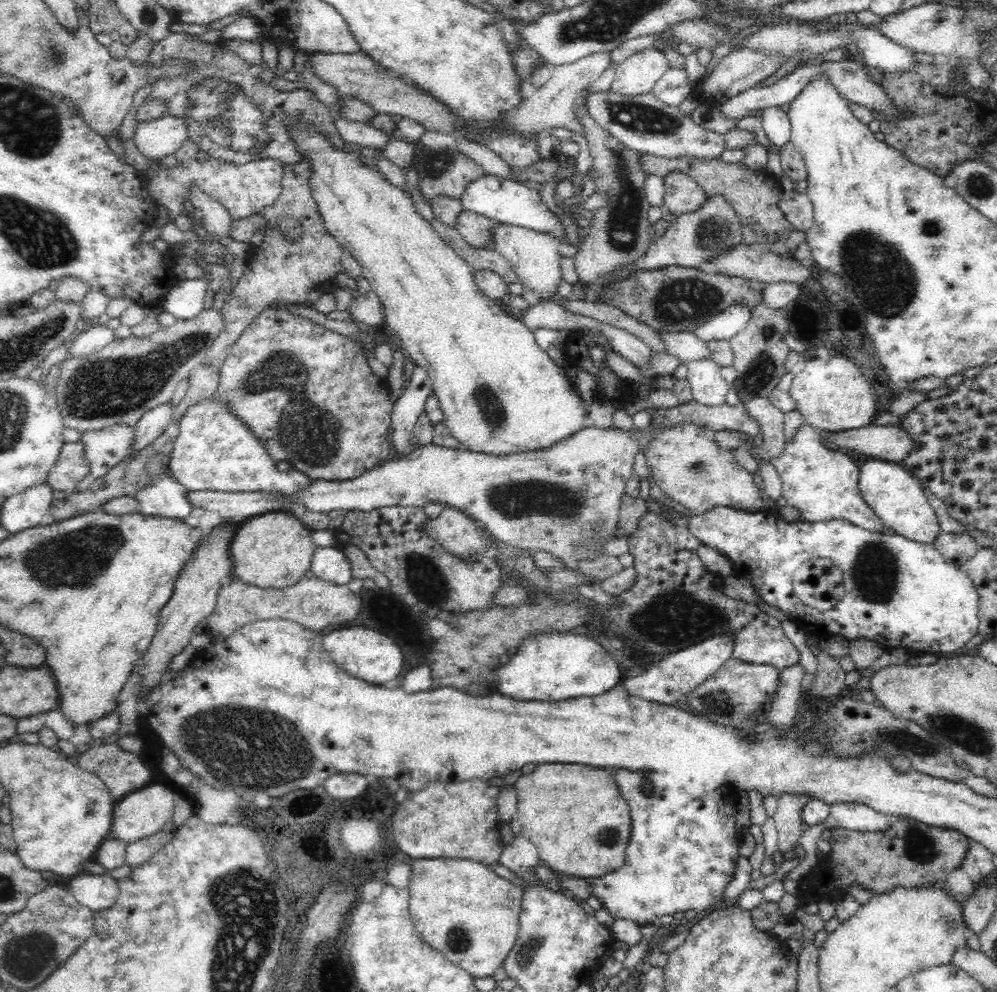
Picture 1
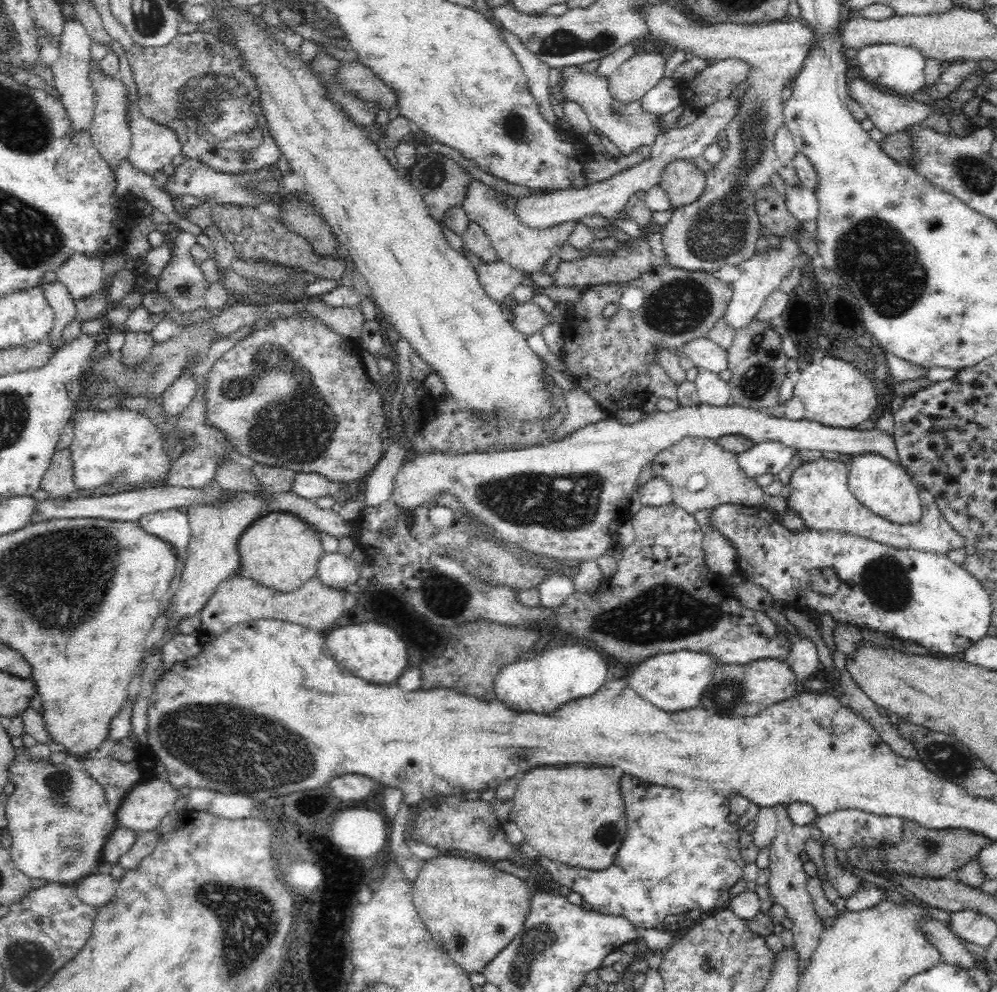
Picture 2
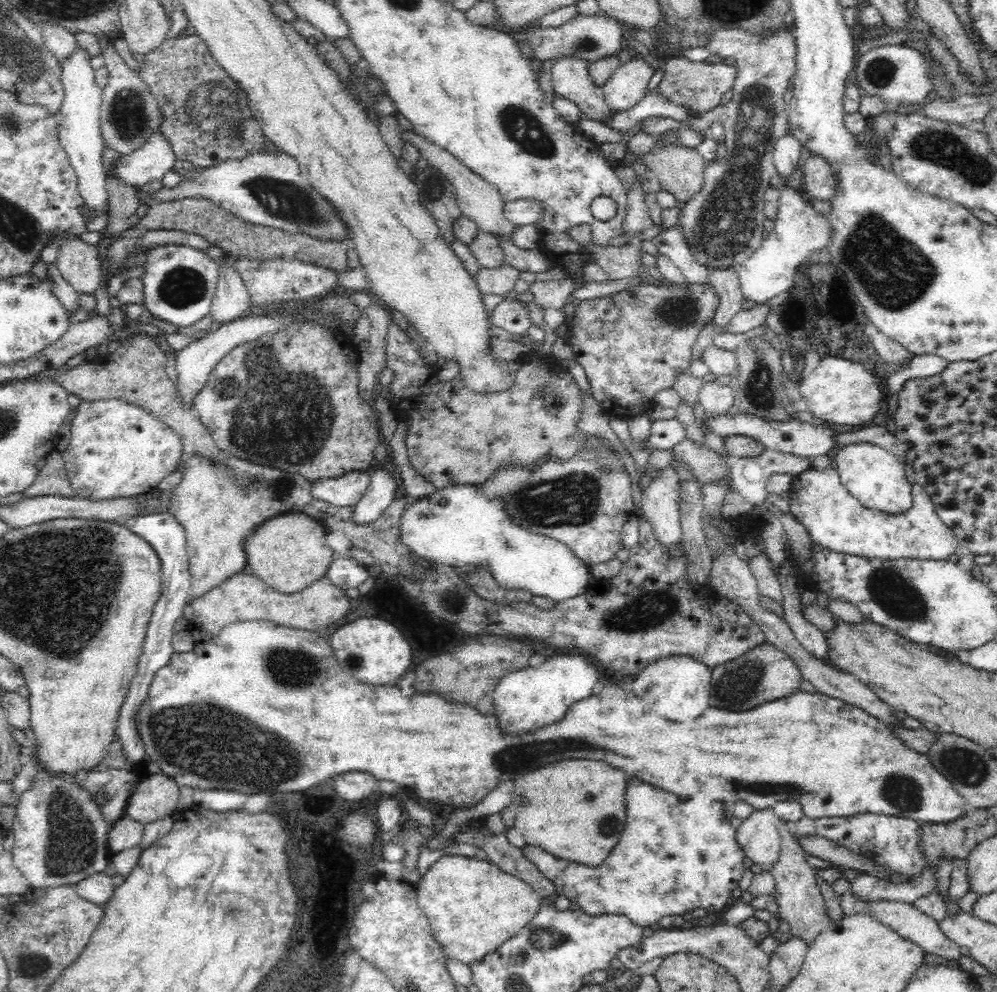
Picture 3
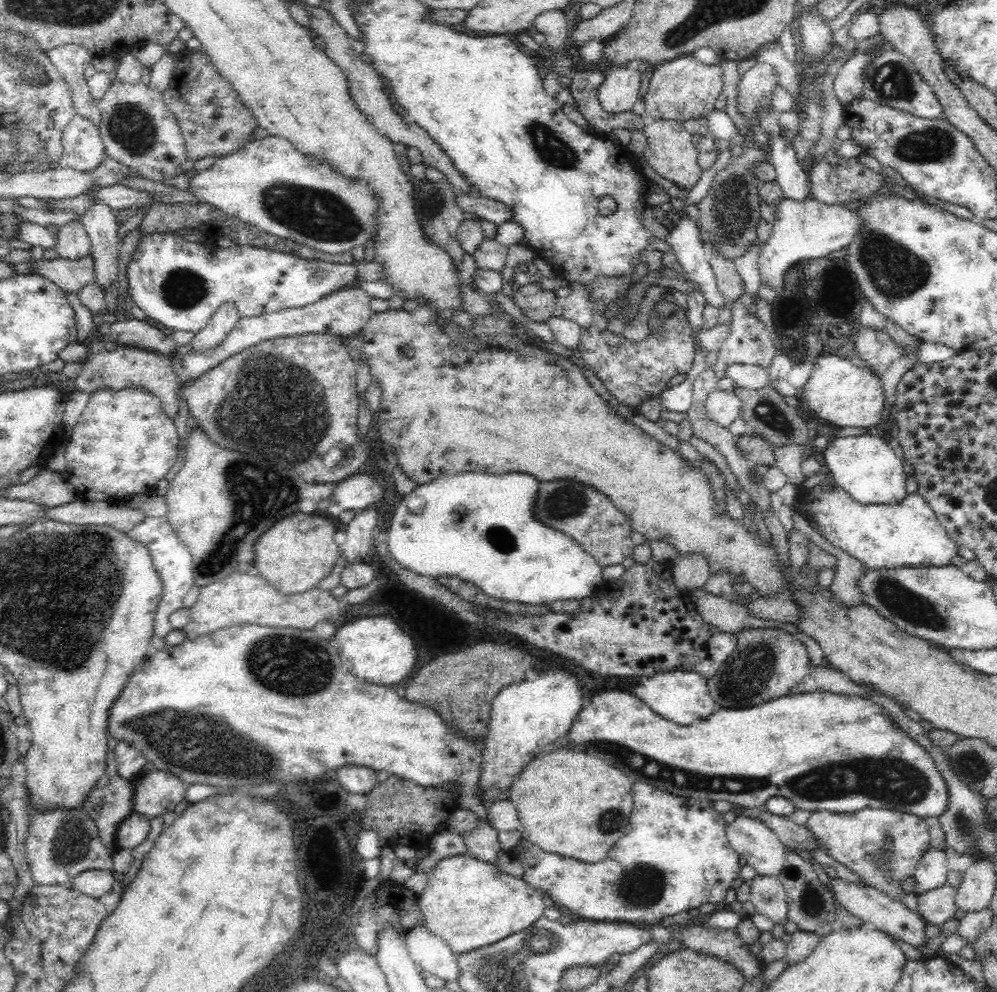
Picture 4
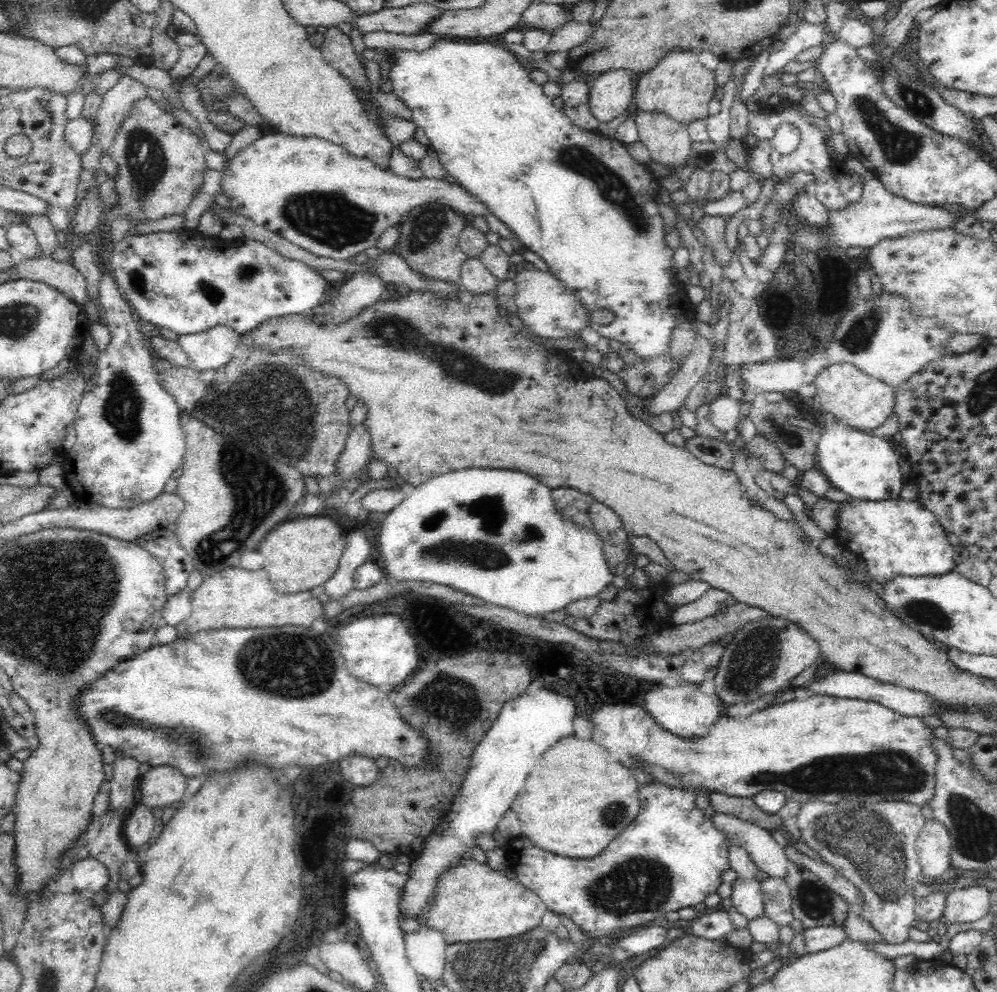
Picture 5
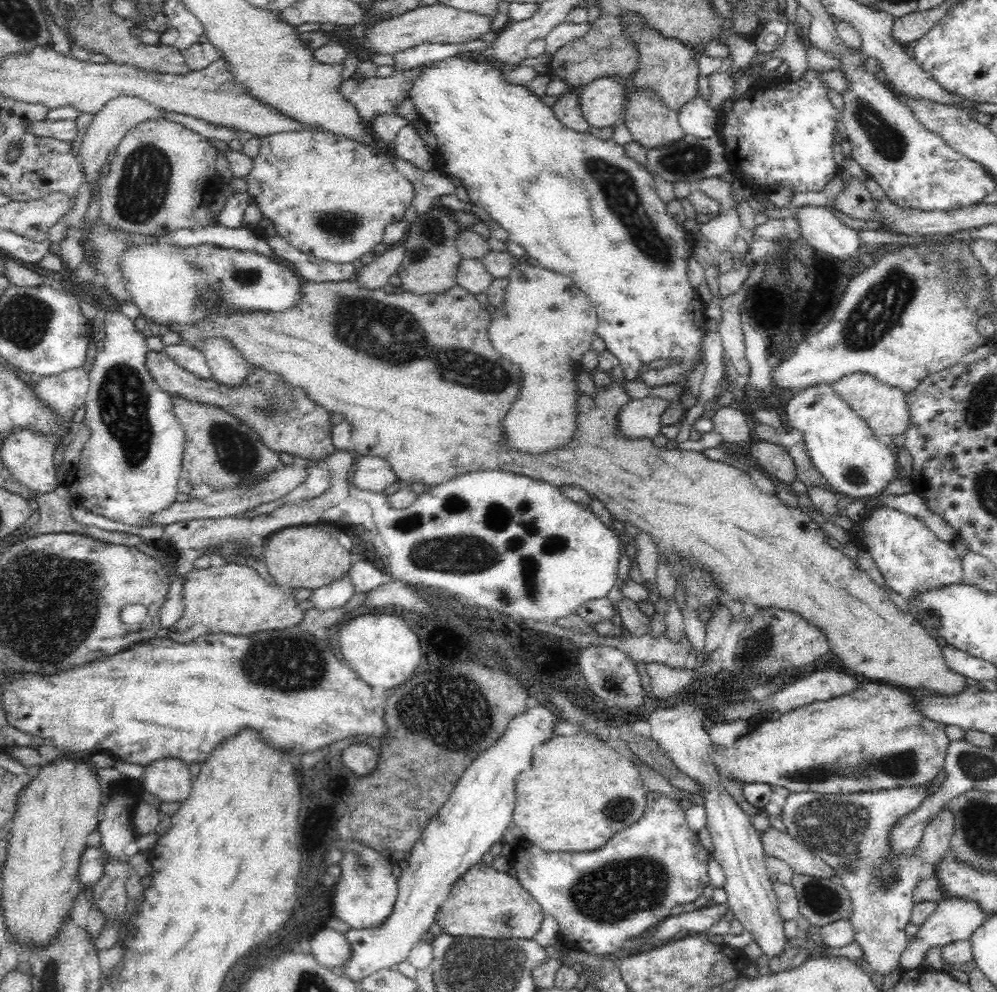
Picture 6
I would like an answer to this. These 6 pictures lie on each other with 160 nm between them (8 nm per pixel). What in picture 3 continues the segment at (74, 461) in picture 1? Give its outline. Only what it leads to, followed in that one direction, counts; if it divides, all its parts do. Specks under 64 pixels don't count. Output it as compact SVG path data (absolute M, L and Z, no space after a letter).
M55 449L44 458L44 462L45 465L37 472L34 483L22 492L23 496L60 495L69 499L74 498L75 493L66 475L61 453Z

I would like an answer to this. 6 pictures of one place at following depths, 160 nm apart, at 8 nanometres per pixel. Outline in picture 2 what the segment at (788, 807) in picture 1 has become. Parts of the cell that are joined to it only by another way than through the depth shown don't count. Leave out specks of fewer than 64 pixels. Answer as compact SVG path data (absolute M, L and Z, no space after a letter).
M776 804L774 810L777 816L777 835L772 841L769 849L769 864L767 866L770 871L769 881L766 886L770 890L773 903L780 905L786 909L787 918L792 921L793 948L796 948L798 957L800 957L800 969L810 961L812 954L822 932L825 930L823 919L817 915L810 893L807 890L807 880L809 876L804 871L804 862L800 859L800 852L804 849L804 842L794 834L792 829L792 819L786 813L786 805Z

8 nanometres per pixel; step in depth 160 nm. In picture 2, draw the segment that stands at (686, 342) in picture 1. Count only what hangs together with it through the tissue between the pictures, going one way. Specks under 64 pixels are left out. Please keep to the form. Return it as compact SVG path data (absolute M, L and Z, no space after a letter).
M707 336L691 340L680 352L688 356L698 369L708 370L718 375L728 368L727 351Z

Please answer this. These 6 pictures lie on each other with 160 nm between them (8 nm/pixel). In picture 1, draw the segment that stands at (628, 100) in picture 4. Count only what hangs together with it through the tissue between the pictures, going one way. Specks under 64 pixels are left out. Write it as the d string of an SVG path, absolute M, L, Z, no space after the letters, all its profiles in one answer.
M654 47L634 53L620 66L609 91L629 97L648 94L669 69L669 61L663 51Z

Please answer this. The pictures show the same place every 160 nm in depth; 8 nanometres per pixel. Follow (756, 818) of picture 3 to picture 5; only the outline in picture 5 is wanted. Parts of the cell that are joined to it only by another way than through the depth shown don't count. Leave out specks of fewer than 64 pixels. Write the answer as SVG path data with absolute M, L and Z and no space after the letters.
M720 812L712 814L710 821L714 828L745 848L759 870L771 877L785 878L790 862L782 845L774 841L767 829Z

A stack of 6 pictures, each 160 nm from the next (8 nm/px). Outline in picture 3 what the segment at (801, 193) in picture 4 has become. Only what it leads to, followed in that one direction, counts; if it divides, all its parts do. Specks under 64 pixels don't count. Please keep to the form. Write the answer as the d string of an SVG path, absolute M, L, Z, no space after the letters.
M784 135L774 143L773 161L776 173L784 179L784 186L788 185L792 175L798 170L801 142L792 135Z

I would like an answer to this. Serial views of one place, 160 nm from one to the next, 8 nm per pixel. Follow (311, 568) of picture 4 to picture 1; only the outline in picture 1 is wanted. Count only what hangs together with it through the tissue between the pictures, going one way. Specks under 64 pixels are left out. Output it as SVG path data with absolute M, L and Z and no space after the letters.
M282 510L251 517L241 523L239 528L238 534L232 539L230 556L232 564L234 564L233 574L242 582L260 588L286 588L286 586L294 586L296 582L302 580L302 576L308 572L308 568L311 568L311 558L317 550L314 540L312 540L312 530L288 512Z

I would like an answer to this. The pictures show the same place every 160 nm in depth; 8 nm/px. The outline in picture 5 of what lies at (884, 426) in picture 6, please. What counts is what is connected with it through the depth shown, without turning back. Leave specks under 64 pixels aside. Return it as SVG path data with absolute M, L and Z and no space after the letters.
M840 363L825 368L815 379L816 397L813 401L824 412L834 414L845 424L870 435L894 414L895 389L885 382L868 376L854 365Z

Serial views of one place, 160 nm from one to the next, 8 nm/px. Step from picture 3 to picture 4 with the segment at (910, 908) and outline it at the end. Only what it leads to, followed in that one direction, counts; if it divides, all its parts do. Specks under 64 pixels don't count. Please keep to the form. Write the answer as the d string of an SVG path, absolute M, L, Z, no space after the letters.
M835 876L830 881L831 891L833 896L843 908L848 912L854 914L860 920L874 929L886 933L888 936L899 938L912 944L912 946L922 946L928 942L928 938L924 933L924 924L920 920L918 914L910 911L904 904L891 900L884 893L875 890L874 888L867 887L866 884L860 884L854 881L847 881L840 877Z

